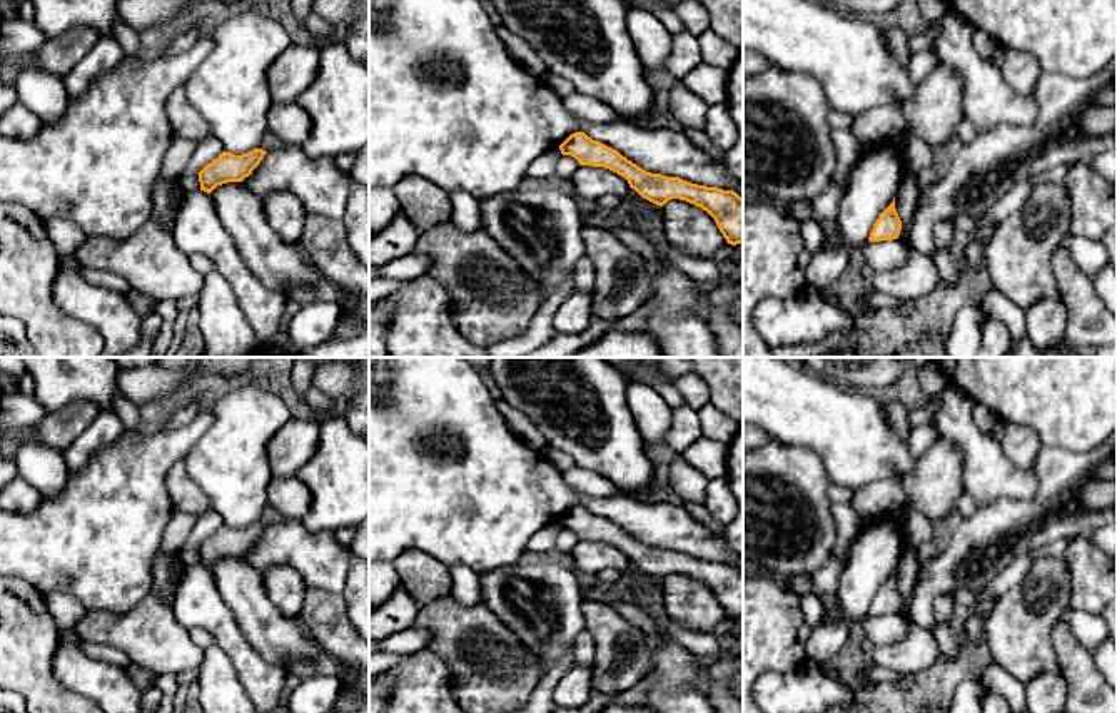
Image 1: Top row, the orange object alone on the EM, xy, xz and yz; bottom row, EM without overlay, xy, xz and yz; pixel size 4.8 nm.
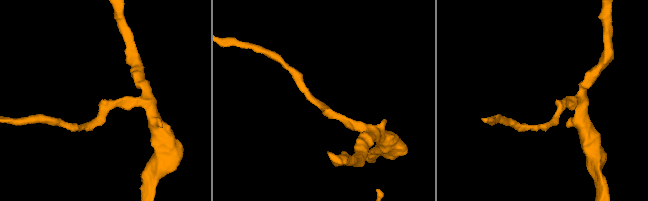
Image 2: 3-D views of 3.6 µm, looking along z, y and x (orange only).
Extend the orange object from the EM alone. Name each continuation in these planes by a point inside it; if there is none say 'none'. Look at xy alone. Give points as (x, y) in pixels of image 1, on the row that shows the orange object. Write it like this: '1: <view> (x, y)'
none

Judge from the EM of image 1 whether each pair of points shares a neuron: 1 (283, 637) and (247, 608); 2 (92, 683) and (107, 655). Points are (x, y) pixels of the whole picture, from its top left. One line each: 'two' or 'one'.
1: one
2: two

